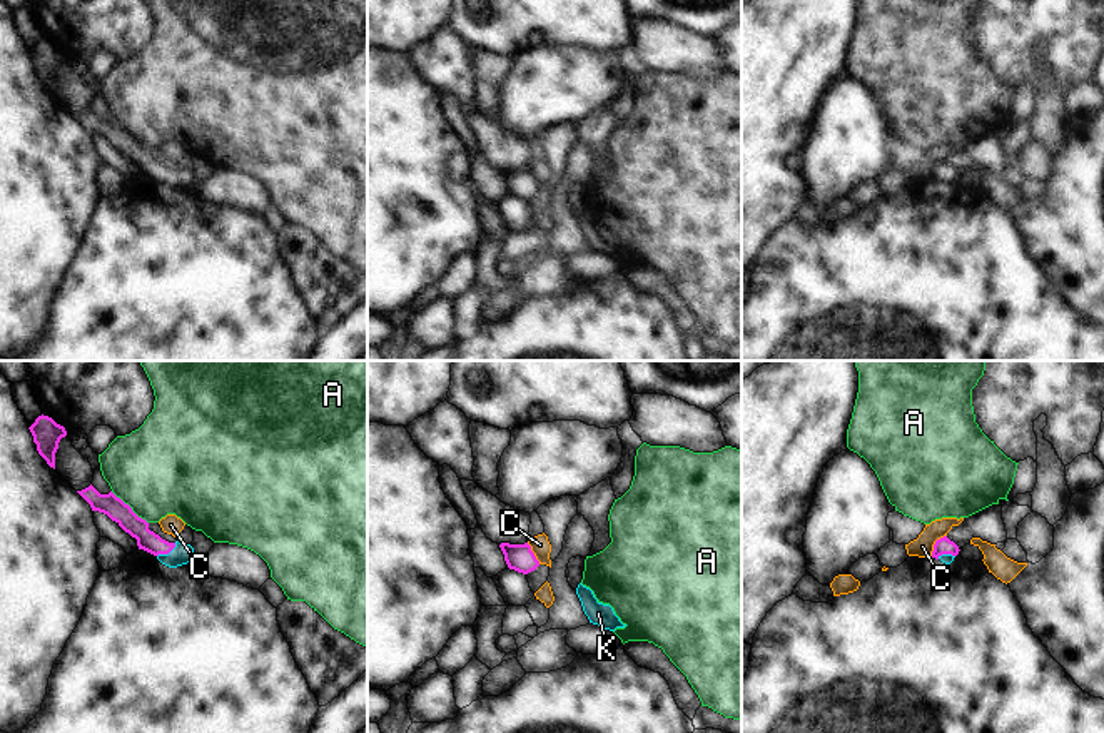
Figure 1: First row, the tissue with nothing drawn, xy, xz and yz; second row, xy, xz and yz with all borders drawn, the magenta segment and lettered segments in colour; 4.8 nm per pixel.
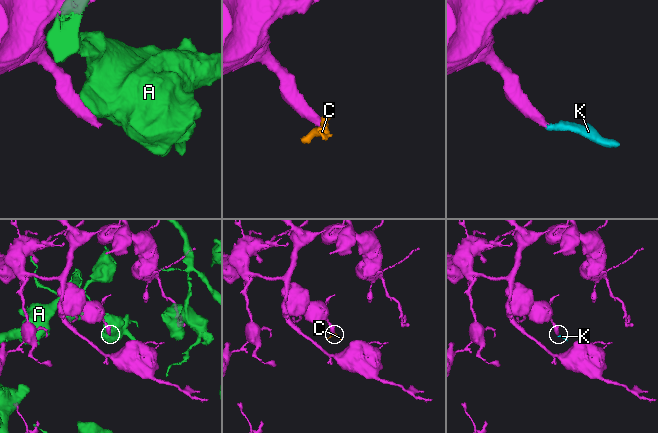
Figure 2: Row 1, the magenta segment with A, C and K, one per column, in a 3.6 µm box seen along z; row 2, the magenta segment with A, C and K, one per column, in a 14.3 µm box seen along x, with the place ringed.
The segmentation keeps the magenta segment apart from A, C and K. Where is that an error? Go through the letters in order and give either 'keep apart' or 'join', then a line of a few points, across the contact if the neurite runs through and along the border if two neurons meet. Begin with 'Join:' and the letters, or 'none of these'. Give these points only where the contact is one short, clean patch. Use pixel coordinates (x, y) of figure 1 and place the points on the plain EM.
Join: K
A: keep apart
C: keep apart; line yz (946, 161), (936, 167), (931, 181)
K: join; line xy (129, 147), (167, 179), (181, 181)

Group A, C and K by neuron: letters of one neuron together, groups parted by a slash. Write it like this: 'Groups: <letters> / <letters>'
Groups: A / C / K.

